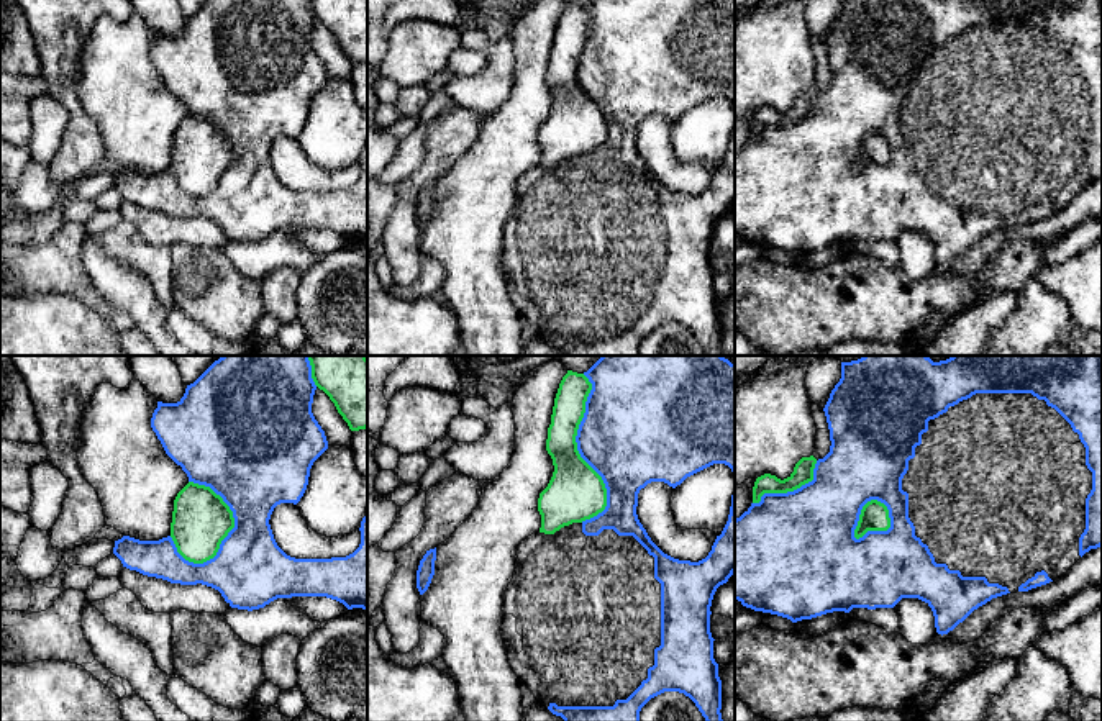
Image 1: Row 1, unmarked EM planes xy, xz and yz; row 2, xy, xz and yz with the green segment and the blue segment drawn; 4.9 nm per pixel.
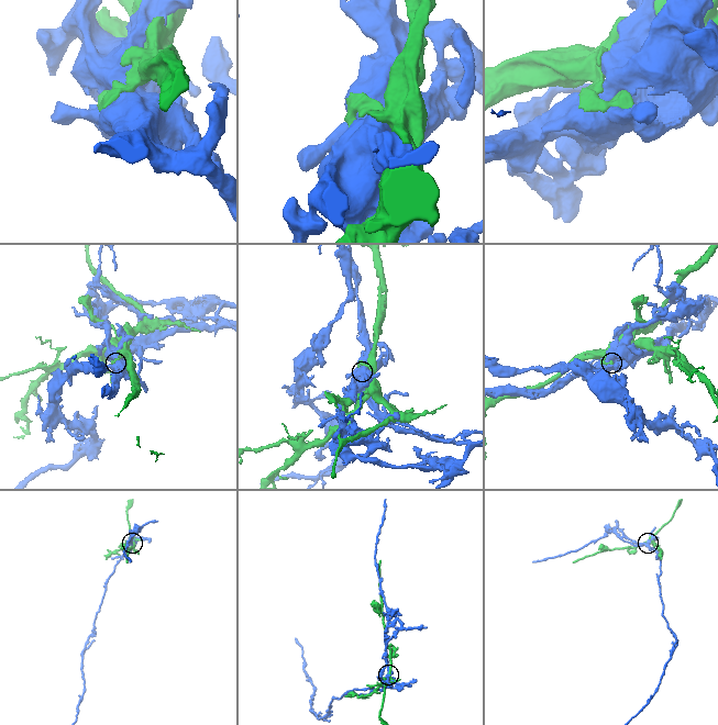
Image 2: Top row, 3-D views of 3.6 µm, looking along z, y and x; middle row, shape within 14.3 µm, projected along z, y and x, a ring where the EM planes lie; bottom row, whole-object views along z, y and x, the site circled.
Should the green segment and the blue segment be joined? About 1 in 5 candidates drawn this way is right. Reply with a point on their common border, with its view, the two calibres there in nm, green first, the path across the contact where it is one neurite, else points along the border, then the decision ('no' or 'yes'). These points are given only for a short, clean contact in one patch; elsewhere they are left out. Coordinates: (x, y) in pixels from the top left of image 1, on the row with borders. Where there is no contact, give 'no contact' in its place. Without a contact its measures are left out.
meets green in xz at (578, 453); 280 nm thick on the green side, 460 nm on the other; no

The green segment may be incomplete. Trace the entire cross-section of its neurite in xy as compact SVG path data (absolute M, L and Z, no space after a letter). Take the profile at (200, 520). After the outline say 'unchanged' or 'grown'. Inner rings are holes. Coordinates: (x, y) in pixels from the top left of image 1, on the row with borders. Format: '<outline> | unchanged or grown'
M189 482L174 500L171 537L189 562L213 559L235 528L230 506L210 487Z | unchanged

